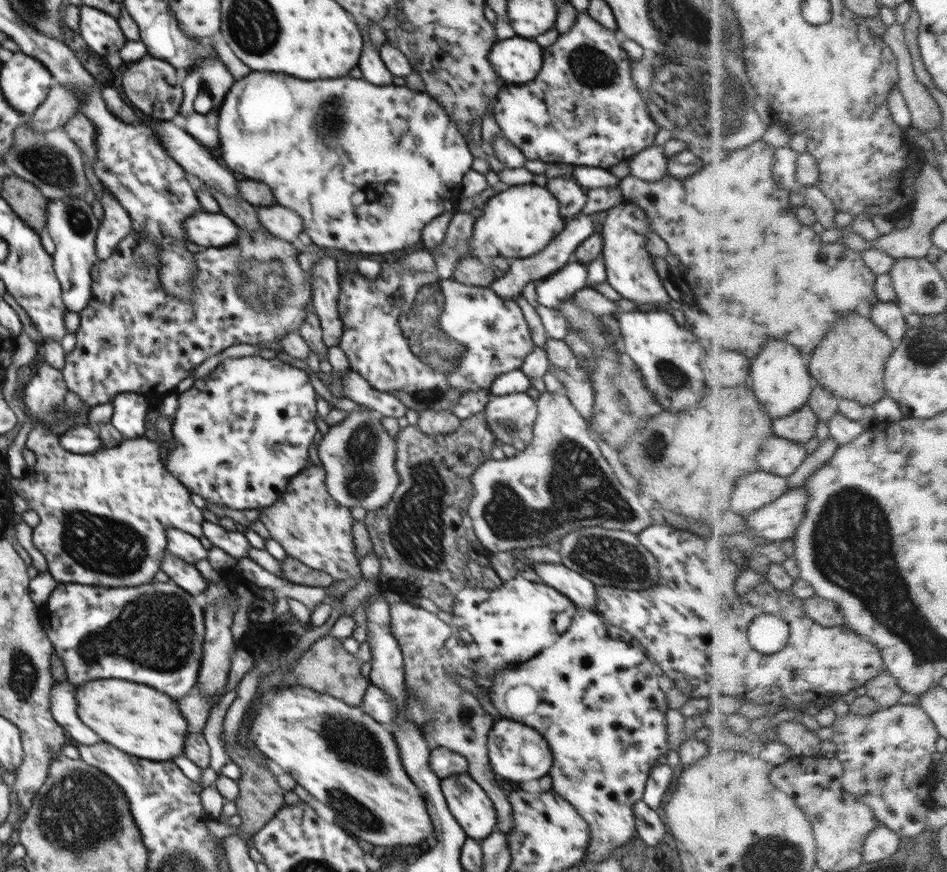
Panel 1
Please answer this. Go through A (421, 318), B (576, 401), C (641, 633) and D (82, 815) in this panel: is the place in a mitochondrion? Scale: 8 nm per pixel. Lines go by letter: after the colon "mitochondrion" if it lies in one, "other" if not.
A: mitochondrion
B: other
C: other
D: mitochondrion

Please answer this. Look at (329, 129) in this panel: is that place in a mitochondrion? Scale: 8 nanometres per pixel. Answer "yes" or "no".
yes

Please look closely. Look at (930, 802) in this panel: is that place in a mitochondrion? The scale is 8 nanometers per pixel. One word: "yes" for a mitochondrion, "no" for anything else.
no

